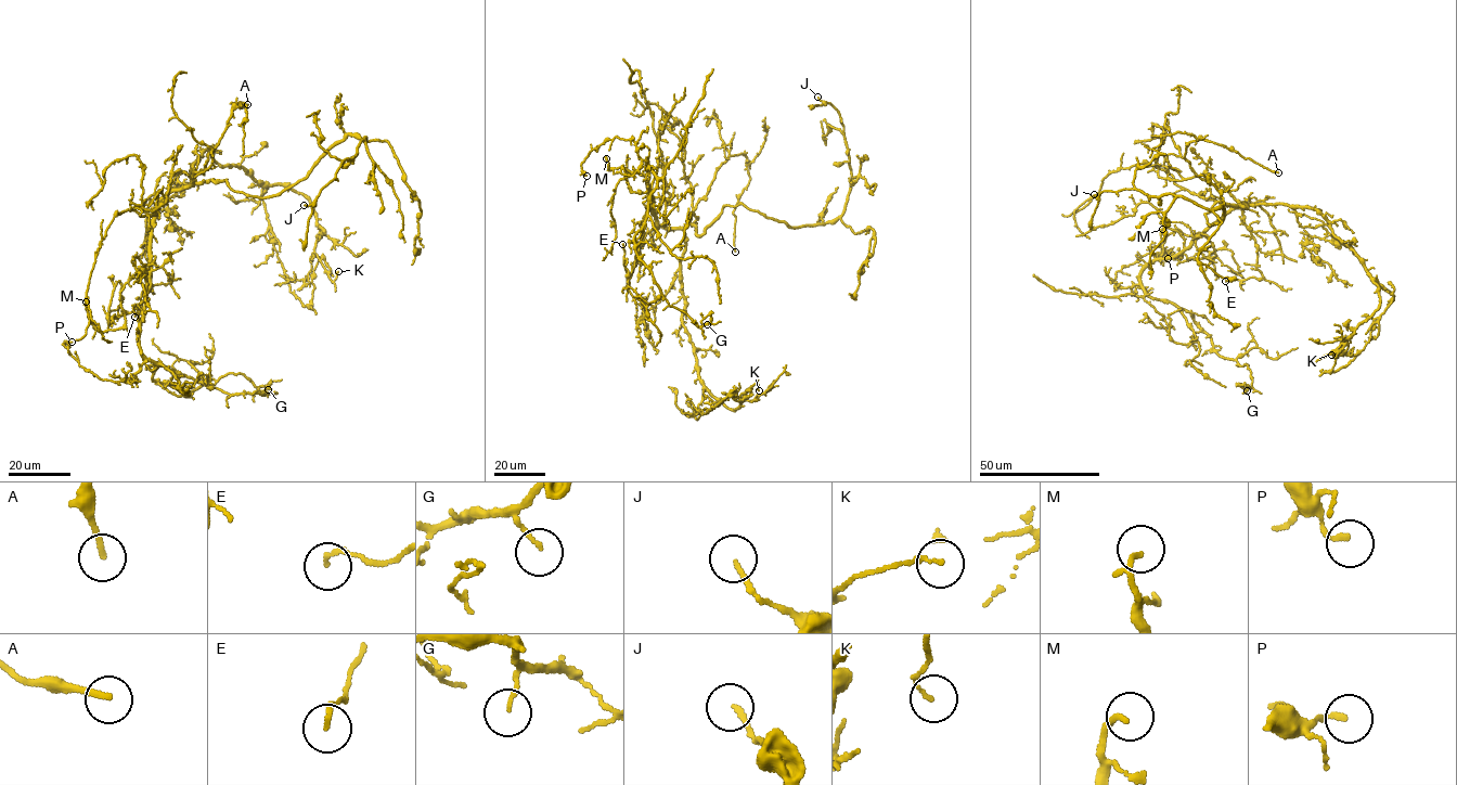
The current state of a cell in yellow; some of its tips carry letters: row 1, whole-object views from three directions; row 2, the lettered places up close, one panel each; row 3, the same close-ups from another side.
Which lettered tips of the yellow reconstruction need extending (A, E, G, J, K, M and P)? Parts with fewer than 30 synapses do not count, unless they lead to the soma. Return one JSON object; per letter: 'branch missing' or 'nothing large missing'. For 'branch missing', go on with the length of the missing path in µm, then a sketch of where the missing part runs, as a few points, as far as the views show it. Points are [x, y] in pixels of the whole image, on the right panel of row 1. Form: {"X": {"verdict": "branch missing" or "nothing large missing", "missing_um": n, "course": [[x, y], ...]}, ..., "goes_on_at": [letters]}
{"A": {"verdict": "nothing large missing"}, "E": {"verdict": "nothing large missing"}, "G": {"verdict": "nothing large missing"}, "J": {"verdict": "nothing large missing"}, "K": {"verdict": "nothing large missing"}, "M": {"verdict": "nothing large missing"}, "P": {"verdict": "nothing large missing"}, "goes_on_at": []}

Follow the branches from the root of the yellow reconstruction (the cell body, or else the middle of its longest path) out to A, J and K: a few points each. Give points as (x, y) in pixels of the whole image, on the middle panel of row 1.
A: (671, 228), (684, 227), (722, 163), (729, 156), (743, 153), (750, 180), (733, 211), (735, 252)
J: (671, 228), (700, 235), (740, 204), (791, 227), (839, 216), (843, 126), (817, 97)
K: (671, 228), (685, 236), (681, 320), (697, 373), (734, 410), (744, 401), (739, 395), (756, 384), (759, 390)

